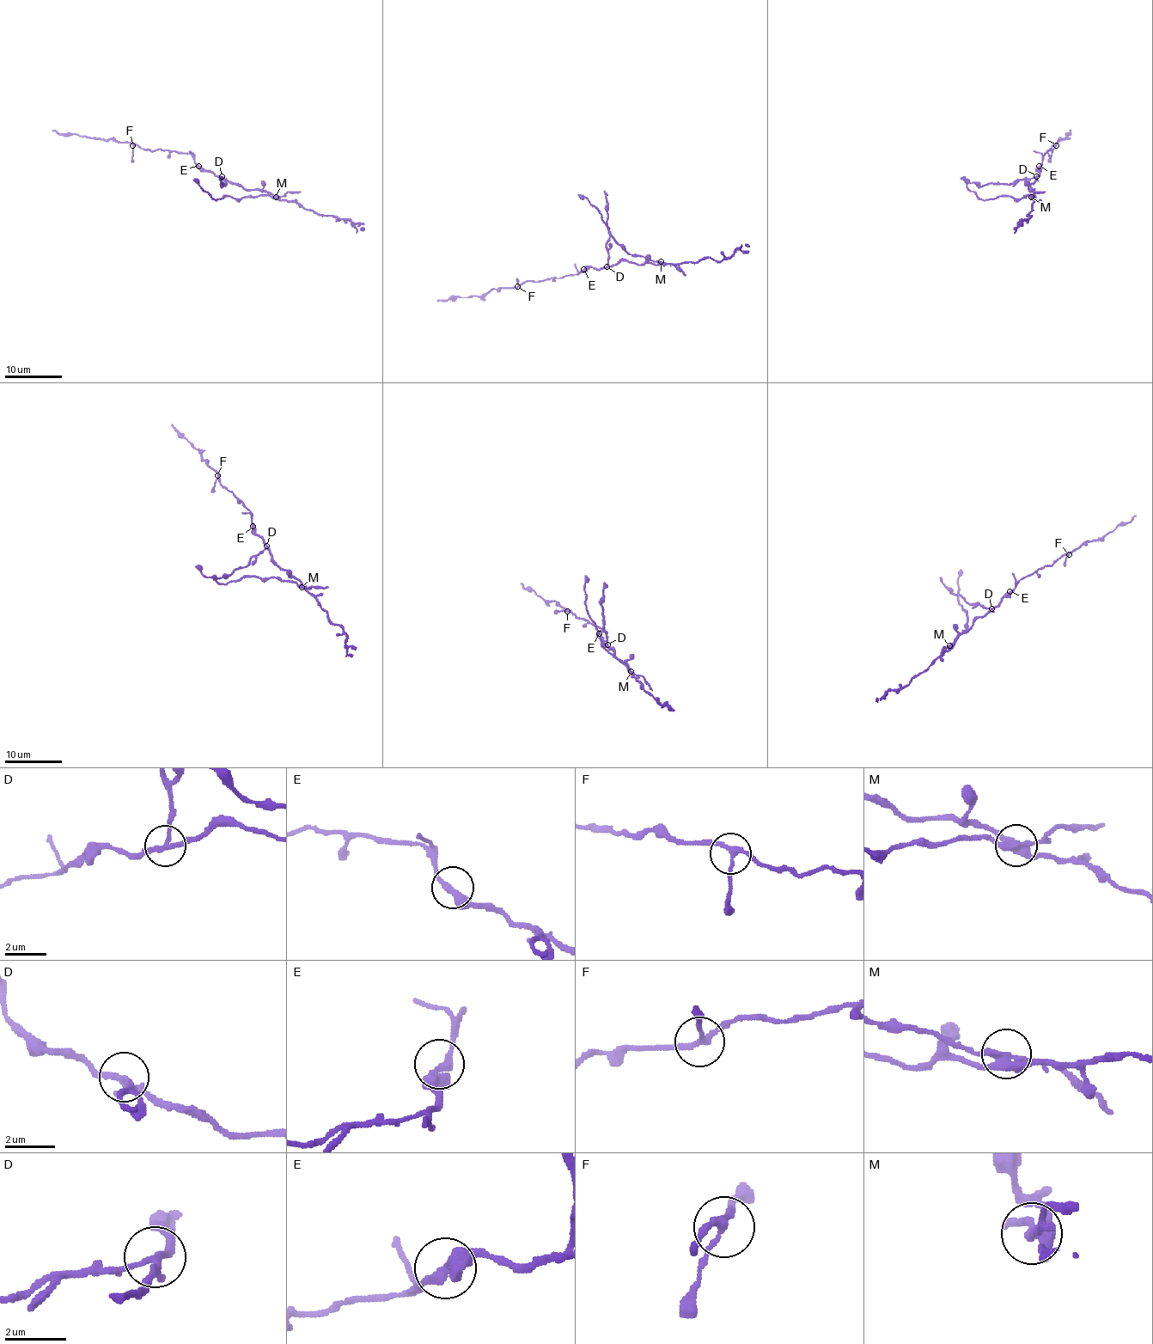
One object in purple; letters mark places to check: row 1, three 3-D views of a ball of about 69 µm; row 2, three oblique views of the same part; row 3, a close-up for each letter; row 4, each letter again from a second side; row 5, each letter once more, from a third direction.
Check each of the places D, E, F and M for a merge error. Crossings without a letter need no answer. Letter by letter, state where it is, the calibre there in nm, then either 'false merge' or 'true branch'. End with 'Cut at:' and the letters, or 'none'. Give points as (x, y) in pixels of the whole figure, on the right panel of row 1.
D: place (1036, 176); calibre 220 nm; false merge
E: place (1039, 166); calibre 380 nm; true branch
F: place (1056, 145); calibre 200 nm; true branch
M: place (1031, 197); calibre 360 nm; false merge
Cut at: D, M

